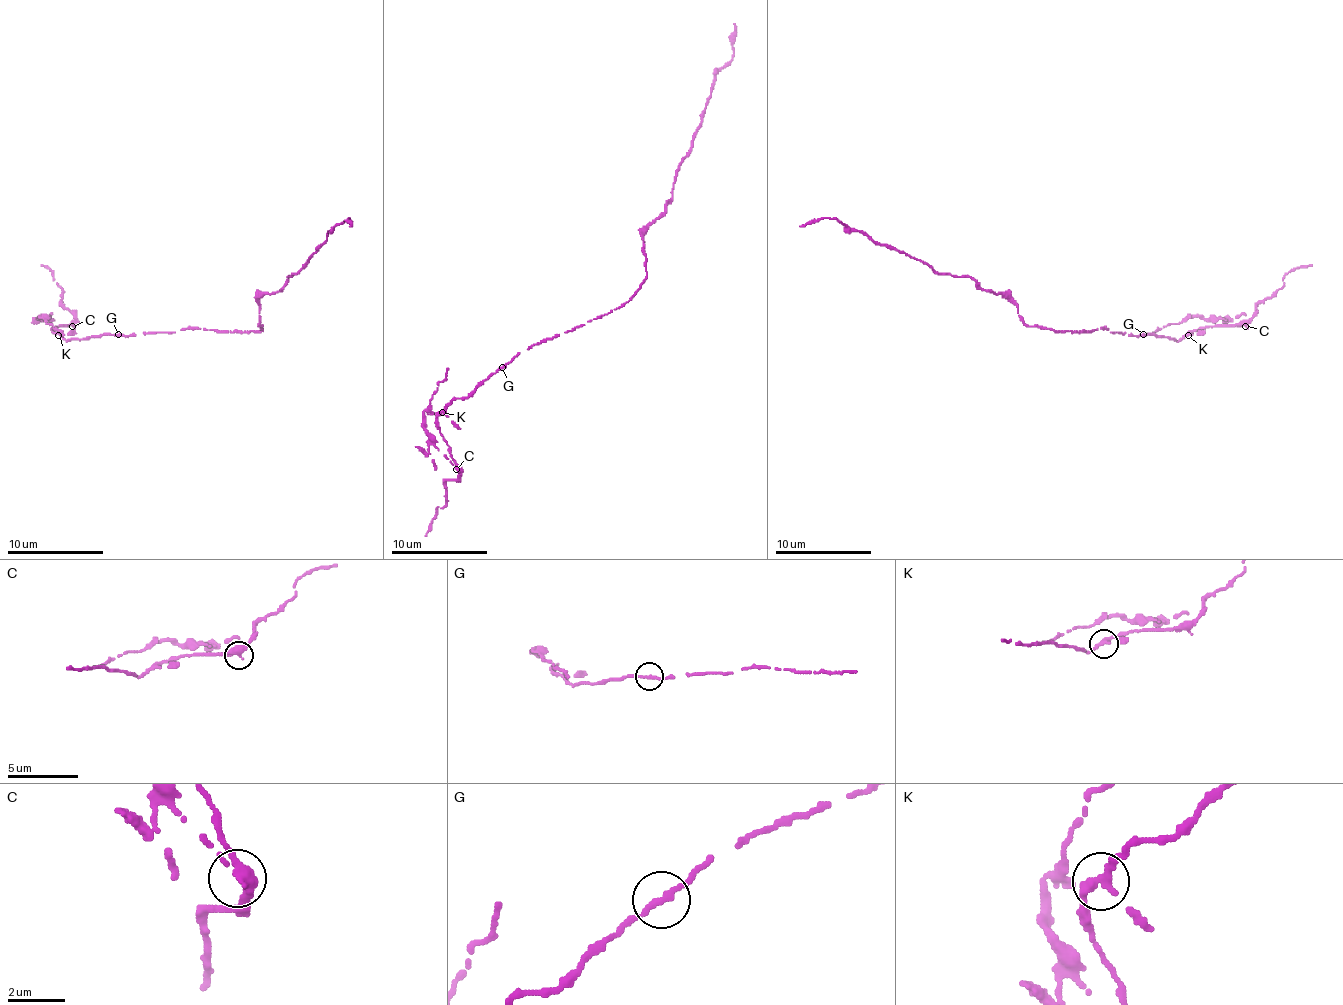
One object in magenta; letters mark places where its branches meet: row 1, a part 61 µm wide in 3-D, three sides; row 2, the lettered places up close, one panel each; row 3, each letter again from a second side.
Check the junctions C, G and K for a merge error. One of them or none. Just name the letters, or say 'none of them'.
C

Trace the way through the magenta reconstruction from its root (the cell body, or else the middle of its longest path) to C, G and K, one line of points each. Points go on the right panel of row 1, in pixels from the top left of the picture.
C: (1087, 330), (1106, 328), (1111, 333), (1164, 335), (1181, 340), (1193, 330), (1202, 330), (1210, 325), (1246, 325)
G: (1087, 330), (1106, 328), (1111, 333), (1142, 335)
K: (1087, 330), (1106, 328), (1111, 333), (1164, 335), (1174, 340), (1188, 335)

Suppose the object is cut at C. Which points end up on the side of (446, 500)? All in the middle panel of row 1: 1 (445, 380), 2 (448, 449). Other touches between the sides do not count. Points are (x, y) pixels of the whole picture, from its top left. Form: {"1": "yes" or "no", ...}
{"1": "no", "2": "yes"}

